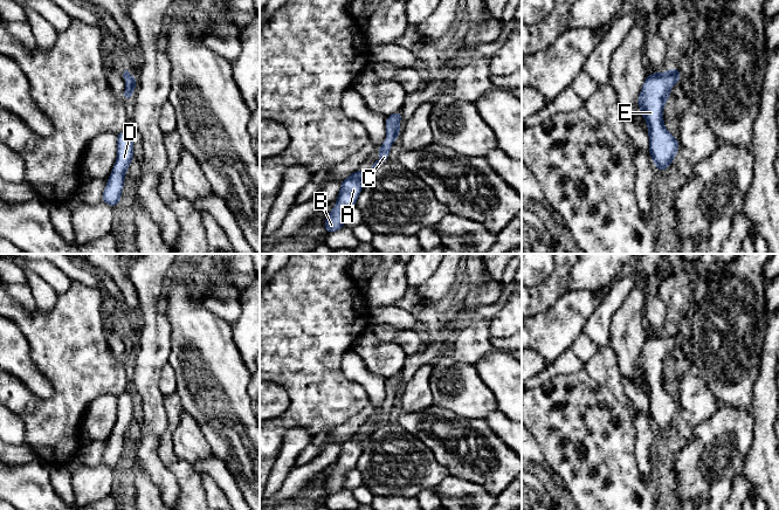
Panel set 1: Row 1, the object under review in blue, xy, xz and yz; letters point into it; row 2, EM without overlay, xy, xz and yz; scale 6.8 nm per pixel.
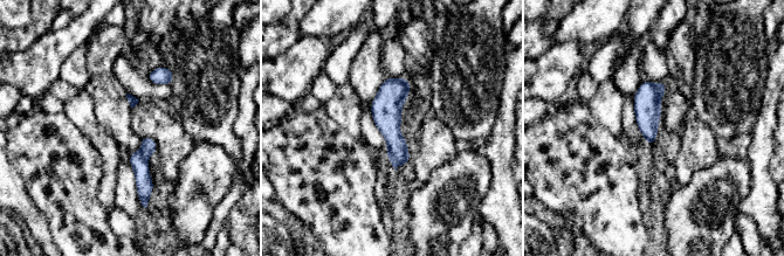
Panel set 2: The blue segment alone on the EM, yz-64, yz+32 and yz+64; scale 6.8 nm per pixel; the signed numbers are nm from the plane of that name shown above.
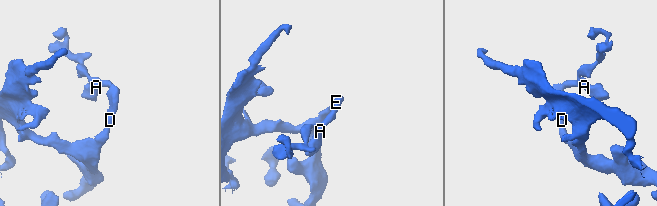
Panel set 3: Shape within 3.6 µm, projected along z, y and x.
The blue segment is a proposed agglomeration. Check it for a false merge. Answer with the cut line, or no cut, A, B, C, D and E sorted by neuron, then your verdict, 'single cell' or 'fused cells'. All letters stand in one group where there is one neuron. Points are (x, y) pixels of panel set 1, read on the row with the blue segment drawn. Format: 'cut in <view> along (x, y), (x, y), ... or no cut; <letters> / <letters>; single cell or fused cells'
no cut; A B C D E; single cell

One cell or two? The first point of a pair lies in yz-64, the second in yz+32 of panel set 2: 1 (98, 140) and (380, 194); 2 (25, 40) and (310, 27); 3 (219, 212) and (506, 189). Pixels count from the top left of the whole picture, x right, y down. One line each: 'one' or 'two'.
1: two
2: two
3: two

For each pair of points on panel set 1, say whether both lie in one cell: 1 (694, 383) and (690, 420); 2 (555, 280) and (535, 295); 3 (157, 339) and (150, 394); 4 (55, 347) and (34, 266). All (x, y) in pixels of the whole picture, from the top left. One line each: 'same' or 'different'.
1: same
2: same
3: same
4: different

